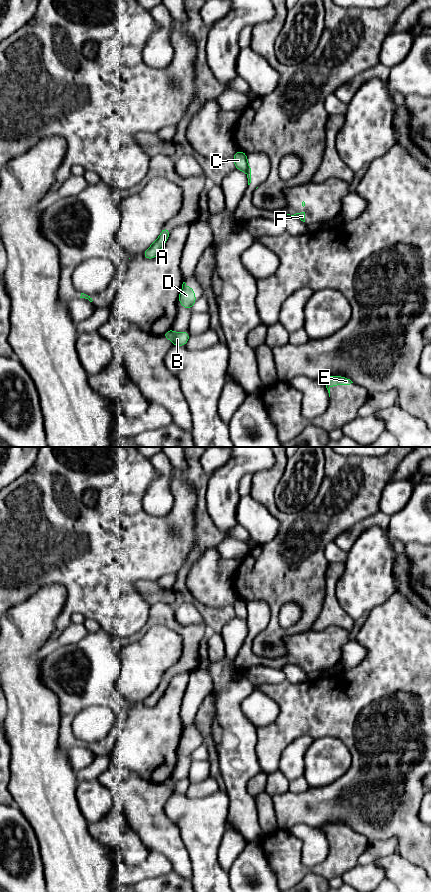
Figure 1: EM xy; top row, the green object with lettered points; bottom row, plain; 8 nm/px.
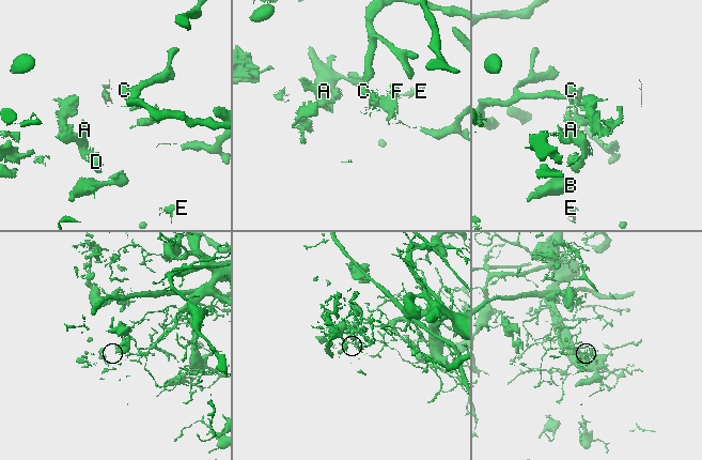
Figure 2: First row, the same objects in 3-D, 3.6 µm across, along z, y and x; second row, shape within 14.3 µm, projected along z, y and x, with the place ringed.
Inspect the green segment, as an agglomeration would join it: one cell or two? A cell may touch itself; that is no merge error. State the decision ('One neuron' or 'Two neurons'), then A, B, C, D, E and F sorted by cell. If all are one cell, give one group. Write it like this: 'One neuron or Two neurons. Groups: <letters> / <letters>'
Two neurons. Groups: A B D E F / C

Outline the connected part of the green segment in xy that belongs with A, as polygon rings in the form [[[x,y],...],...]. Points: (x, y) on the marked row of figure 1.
[[[163,227],[158,239],[143,253],[143,257],[147,259],[156,258],[158,252],[163,248],[170,234],[170,230]]]

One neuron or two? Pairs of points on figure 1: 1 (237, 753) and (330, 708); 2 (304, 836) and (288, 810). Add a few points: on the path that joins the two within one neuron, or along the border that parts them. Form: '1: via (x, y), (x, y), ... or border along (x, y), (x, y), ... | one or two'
1: border along (255, 728), (257, 736), (256, 756), (261, 767) | two
2: border along (319, 826), (294, 824), (289, 829), (279, 829) | two

